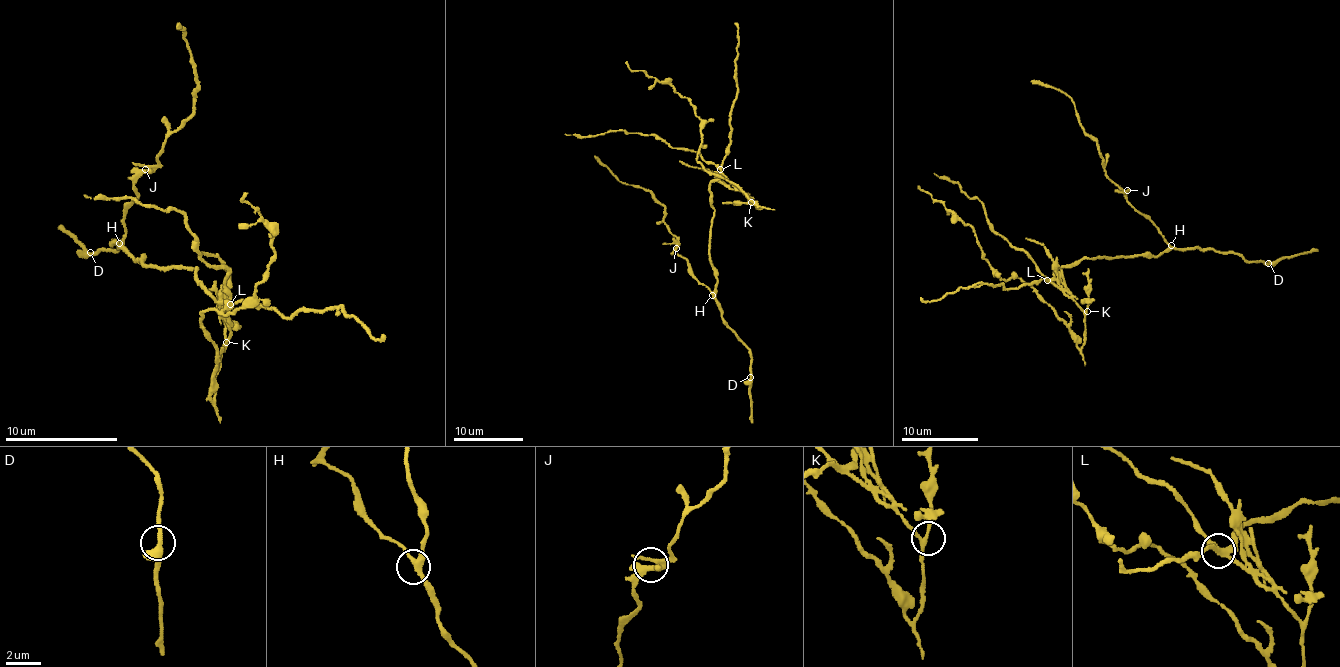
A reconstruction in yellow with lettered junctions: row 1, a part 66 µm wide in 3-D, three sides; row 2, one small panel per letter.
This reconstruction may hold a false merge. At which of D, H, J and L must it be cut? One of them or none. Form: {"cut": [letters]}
{"cut": ["L"]}

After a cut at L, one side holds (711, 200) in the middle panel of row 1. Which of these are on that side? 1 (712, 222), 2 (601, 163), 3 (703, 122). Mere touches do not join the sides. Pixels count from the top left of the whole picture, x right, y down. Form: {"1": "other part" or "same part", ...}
{"1": "same part", "2": "same part", "3": "other part"}

